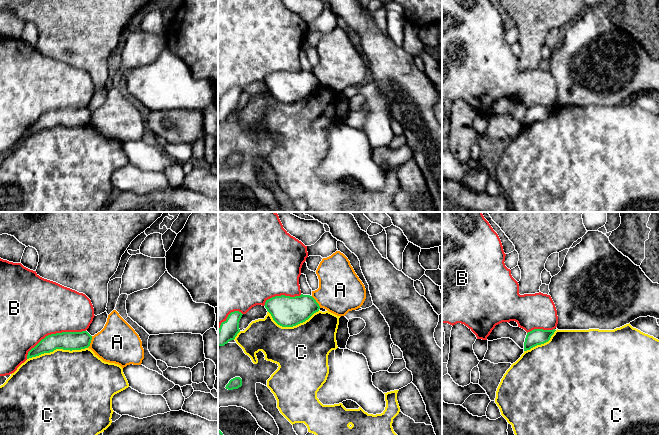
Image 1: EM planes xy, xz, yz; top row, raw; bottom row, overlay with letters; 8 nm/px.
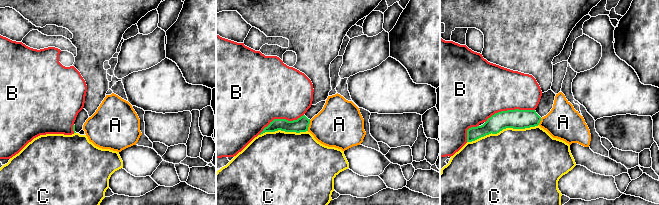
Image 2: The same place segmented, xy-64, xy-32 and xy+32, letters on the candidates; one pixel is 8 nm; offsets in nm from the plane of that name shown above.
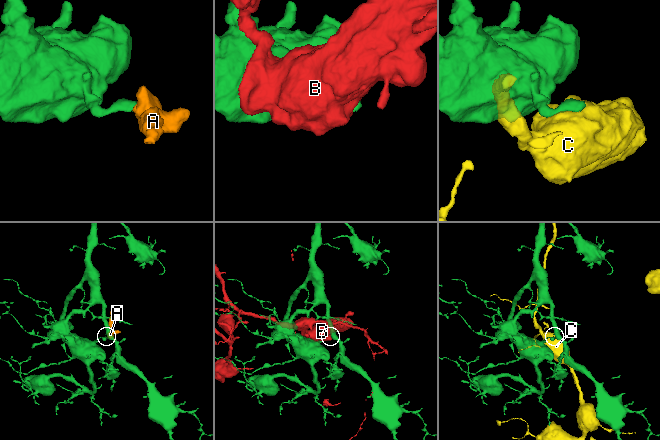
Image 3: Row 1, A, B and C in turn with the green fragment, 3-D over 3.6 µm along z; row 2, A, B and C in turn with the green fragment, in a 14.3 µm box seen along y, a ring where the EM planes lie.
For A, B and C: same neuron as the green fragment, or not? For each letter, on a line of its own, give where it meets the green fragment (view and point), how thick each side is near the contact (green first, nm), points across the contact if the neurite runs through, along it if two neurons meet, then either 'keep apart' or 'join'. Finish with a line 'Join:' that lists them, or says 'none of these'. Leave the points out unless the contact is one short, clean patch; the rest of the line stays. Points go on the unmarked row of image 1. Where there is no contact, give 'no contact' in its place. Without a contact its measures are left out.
A: xy (90, 118) | 140/320 nm | along xy (92, 112), (91, 118), (87, 123) | keep apart
B: xy (53, 110) | 140/480 nm | keep apart
C: xy (57, 124) | 140/460 nm | keep apart
Join: none of these

